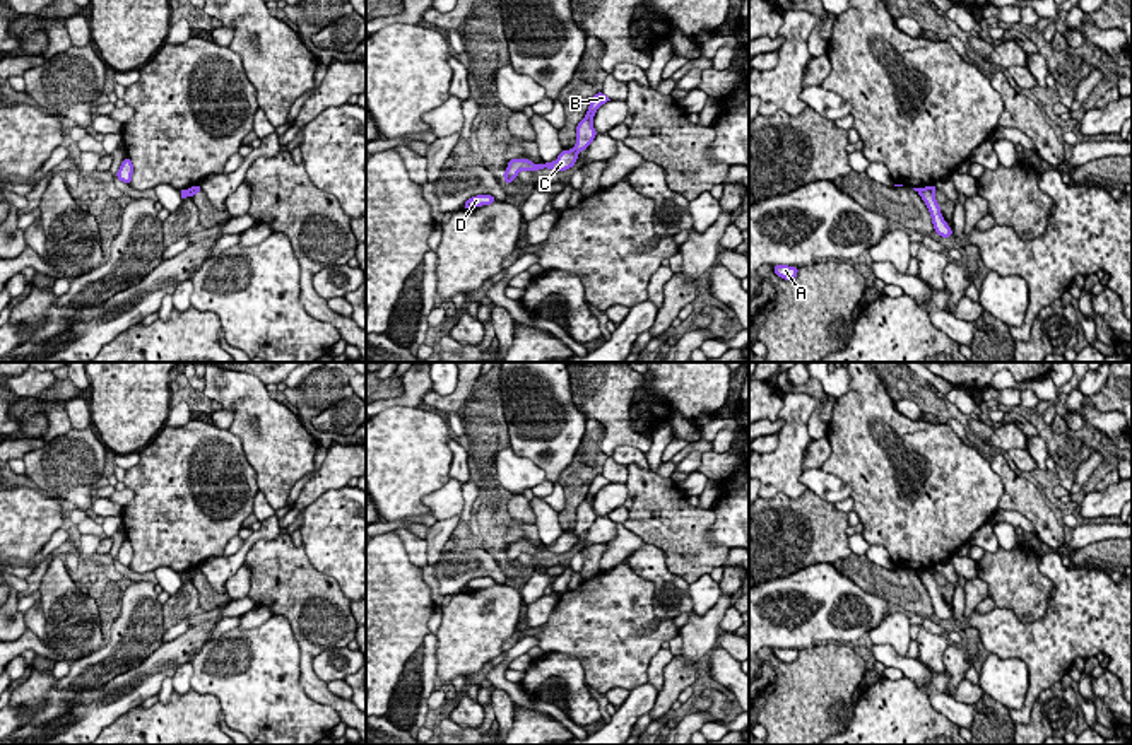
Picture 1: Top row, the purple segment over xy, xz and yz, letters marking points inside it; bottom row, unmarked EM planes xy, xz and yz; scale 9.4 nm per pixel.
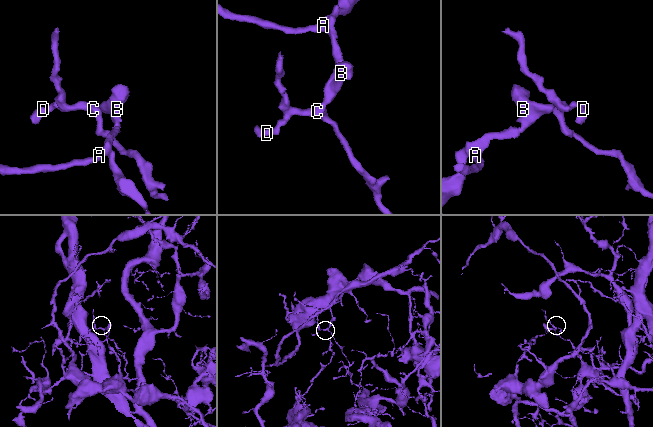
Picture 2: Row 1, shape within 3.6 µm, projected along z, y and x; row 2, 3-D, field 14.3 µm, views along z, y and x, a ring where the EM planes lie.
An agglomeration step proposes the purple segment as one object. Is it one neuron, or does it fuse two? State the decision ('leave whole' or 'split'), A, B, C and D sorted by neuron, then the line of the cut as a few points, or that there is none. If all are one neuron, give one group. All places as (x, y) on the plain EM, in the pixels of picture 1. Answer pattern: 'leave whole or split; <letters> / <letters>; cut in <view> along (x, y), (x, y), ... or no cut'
split; A B / C D; cut in xz along (573, 532), (577, 537)

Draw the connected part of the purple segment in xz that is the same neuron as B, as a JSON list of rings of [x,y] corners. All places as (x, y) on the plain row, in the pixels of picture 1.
[[[597,475],[588,489],[588,494],[585,497],[585,501],[578,506],[576,509],[576,526],[573,530],[573,533],[578,537],[585,531],[588,531],[588,528],[593,525],[593,521],[597,519],[597,514],[593,511],[593,497],[597,496],[597,492],[605,487],[607,484],[610,484],[604,475]]]

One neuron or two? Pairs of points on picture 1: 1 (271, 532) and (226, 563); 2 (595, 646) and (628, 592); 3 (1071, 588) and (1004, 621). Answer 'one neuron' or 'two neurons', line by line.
1: one neuron
2: one neuron
3: one neuron

